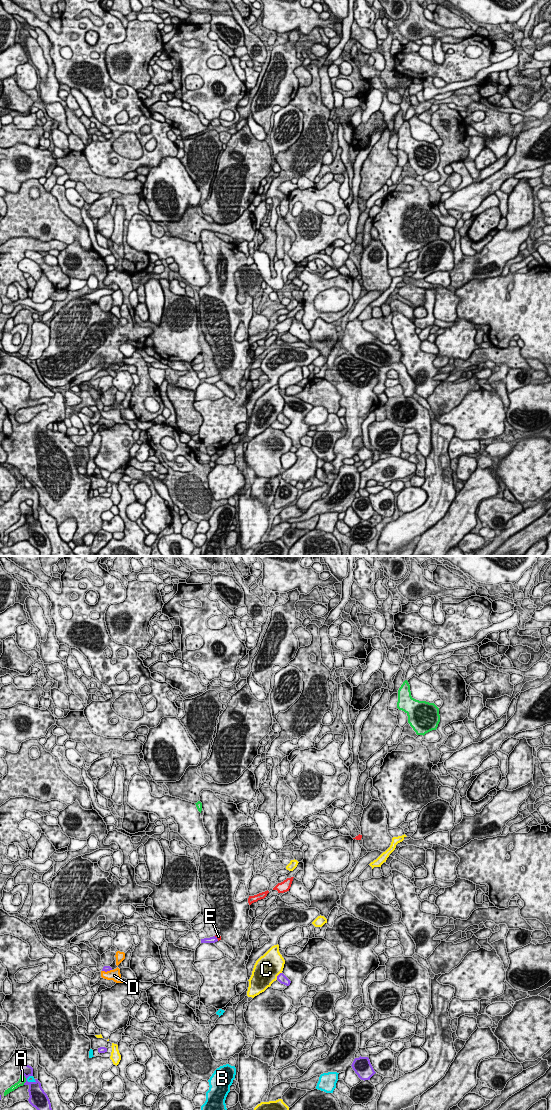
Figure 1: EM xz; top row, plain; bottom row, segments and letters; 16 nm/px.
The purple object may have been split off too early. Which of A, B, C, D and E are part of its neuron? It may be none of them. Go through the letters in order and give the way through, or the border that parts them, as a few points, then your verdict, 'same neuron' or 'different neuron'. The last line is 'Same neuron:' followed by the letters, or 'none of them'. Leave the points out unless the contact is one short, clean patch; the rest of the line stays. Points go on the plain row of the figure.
A: different neuron
B: different neuron
C: different neuron
D: different neuron
E: way xz (213, 379), (216, 378), (218, 376); same neuron
Same neuron: E

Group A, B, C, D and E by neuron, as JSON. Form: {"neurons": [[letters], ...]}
{"neurons": [["A"], ["B"], ["C"], ["D"], ["E"]]}

